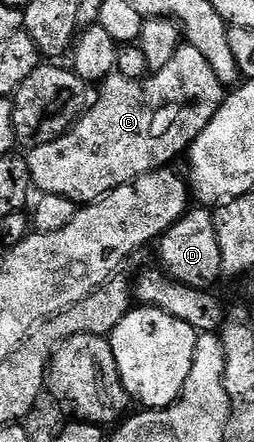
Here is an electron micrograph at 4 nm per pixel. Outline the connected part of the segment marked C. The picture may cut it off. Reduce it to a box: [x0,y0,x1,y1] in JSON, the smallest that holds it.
[27,44,224,206]

